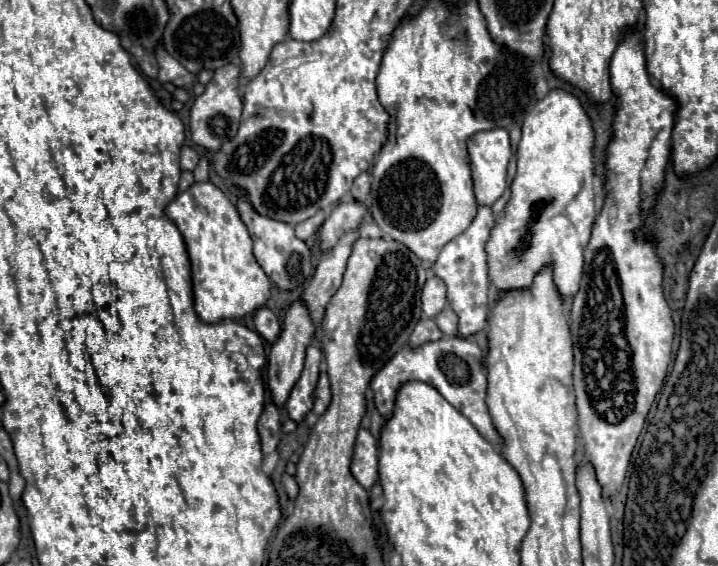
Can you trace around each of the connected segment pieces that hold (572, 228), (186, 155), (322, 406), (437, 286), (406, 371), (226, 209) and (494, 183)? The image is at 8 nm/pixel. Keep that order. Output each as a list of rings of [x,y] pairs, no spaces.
[[[554,88],[544,96],[526,116],[522,124],[522,140],[518,144],[518,170],[512,182],[512,196],[504,208],[502,218],[496,222],[490,240],[486,244],[488,252],[488,278],[494,292],[504,292],[510,288],[526,288],[532,278],[546,264],[554,266],[554,284],[562,298],[574,296],[580,286],[582,274],[582,250],[592,234],[592,224],[596,220],[594,204],[594,130],[592,120],[586,114],[582,102],[562,90]]]
[[[182,146],[182,154],[180,154],[182,170],[194,170],[196,164],[198,164],[198,152],[192,146]]]
[[[322,370],[316,392],[314,392],[314,408],[312,408],[312,412],[316,416],[320,416],[328,408],[328,404],[330,404],[330,384],[328,384],[328,374]]]
[[[430,276],[422,290],[422,310],[428,318],[434,318],[446,306],[446,286],[438,276]]]
[[[444,336],[436,342],[424,342],[422,346],[416,346],[416,348],[412,348],[410,344],[404,344],[404,348],[396,356],[392,356],[392,360],[388,360],[388,364],[384,364],[384,368],[380,368],[380,372],[376,372],[376,376],[370,382],[370,388],[374,390],[376,408],[384,418],[392,414],[392,404],[394,404],[398,386],[408,380],[420,380],[420,382],[432,384],[460,414],[464,414],[476,426],[476,430],[486,440],[492,440],[494,444],[500,442],[500,436],[494,430],[488,408],[484,404],[486,372],[482,368],[482,350],[474,342],[458,336],[454,338]]]
[[[196,182],[188,190],[178,192],[164,212],[184,236],[192,268],[194,310],[204,322],[218,322],[222,318],[238,320],[264,306],[264,302],[270,298],[270,280],[252,254],[252,240],[244,222],[240,220],[236,206],[226,198],[226,194],[218,186],[214,186],[212,182]]]
[[[508,130],[478,132],[468,140],[468,154],[476,202],[494,204],[506,190],[506,168],[512,156]]]

